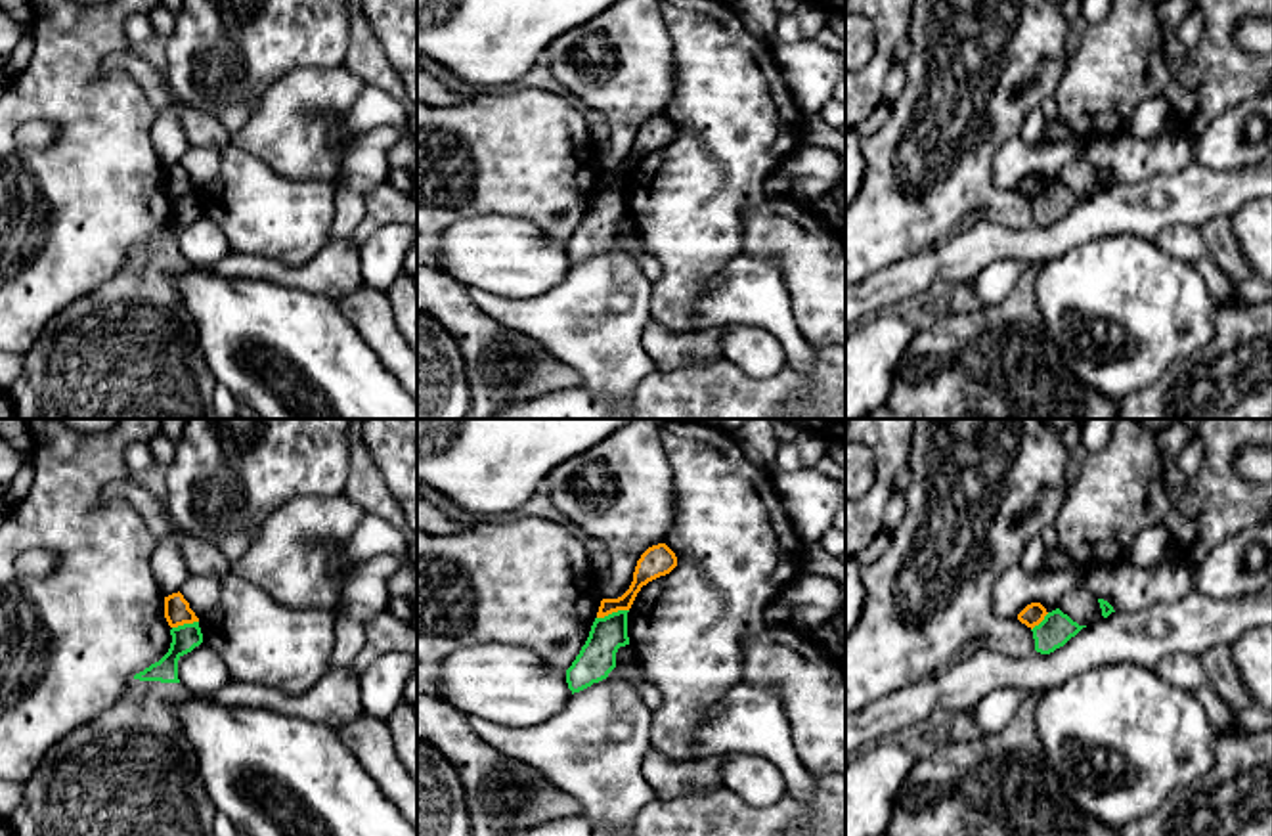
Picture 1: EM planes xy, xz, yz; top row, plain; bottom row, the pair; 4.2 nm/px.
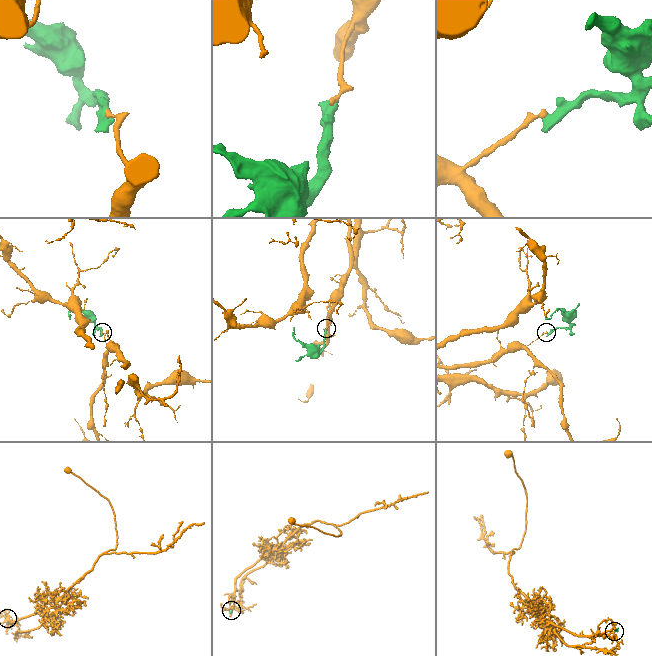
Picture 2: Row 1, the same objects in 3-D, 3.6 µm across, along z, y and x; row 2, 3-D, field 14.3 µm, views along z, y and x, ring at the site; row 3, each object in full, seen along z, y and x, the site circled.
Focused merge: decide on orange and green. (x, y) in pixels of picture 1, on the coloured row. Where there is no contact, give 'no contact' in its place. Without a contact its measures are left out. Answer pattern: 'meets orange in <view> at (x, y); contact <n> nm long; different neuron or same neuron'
meets orange in xz at (613, 611); contact 140 nm long; different neuron

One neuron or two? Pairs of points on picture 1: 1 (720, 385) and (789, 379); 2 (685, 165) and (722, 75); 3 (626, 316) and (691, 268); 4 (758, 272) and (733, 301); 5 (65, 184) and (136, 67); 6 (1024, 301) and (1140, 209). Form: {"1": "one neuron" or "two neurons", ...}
{"1": "one neuron", "2": "one neuron", "3": "two neurons", "4": "one neuron", "5": "two neurons", "6": "two neurons"}

